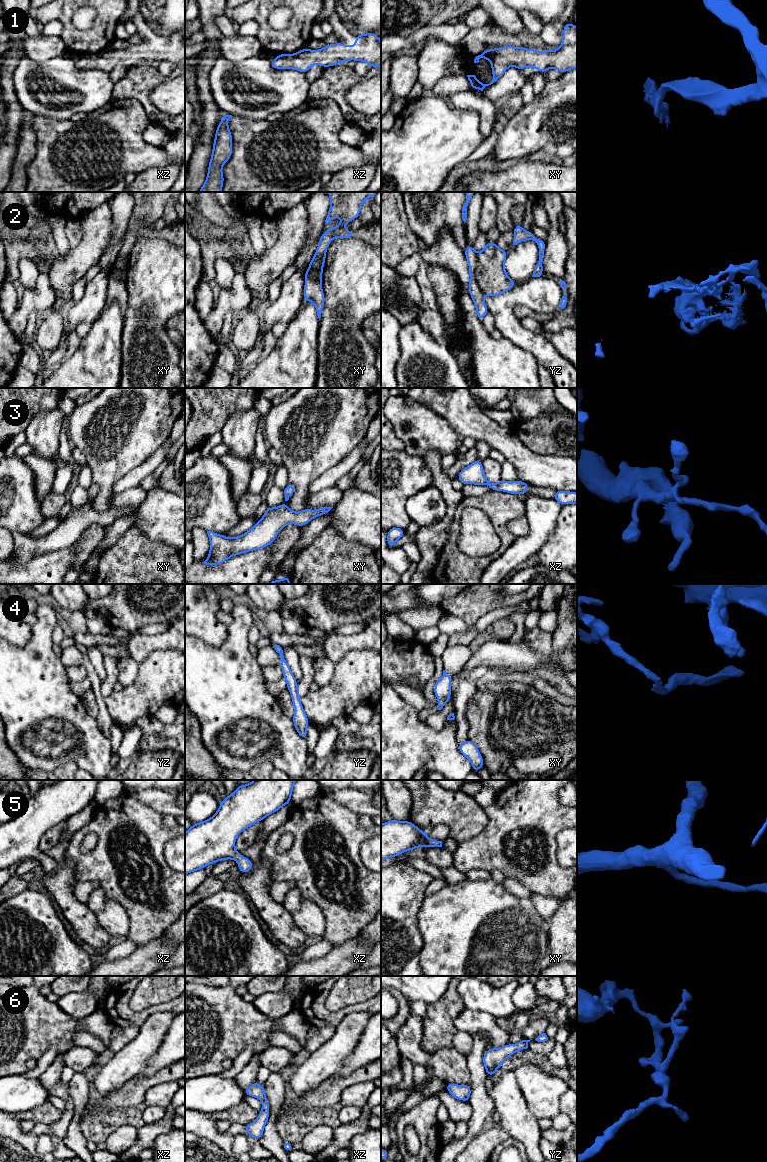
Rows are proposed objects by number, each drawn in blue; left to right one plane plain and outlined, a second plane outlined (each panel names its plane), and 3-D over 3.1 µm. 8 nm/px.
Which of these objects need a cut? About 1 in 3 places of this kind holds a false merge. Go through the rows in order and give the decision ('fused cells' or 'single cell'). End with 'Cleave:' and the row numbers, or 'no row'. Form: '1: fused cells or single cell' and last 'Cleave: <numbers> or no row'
1: single cell
2: fused cells
3: single cell
4: single cell
5: single cell
6: single cell
Cleave: 2

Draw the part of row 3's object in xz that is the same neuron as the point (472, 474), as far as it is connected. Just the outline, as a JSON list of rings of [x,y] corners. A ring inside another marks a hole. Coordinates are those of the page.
[[[476,460],[472,464],[463,468],[457,476],[457,479],[463,484],[474,484],[474,485],[486,485],[493,491],[504,491],[510,494],[525,494],[527,495],[527,489],[529,484],[522,482],[520,480],[515,480],[513,482],[507,482],[500,480],[497,483],[490,483],[483,471],[482,461]]]

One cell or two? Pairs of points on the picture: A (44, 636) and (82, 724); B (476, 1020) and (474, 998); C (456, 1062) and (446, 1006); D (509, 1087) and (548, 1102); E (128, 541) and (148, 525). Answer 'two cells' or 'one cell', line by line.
A: one cell
B: two cells
C: two cells
D: two cells
E: two cells

